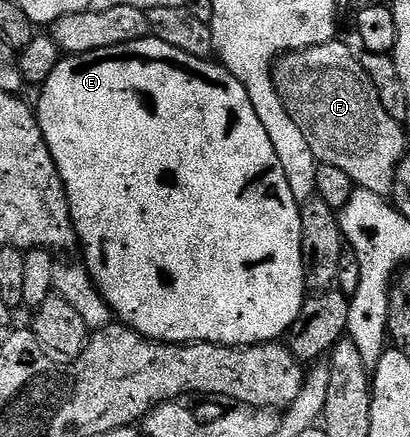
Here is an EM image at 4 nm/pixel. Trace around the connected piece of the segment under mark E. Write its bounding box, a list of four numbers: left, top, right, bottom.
[34,36,306,348]

